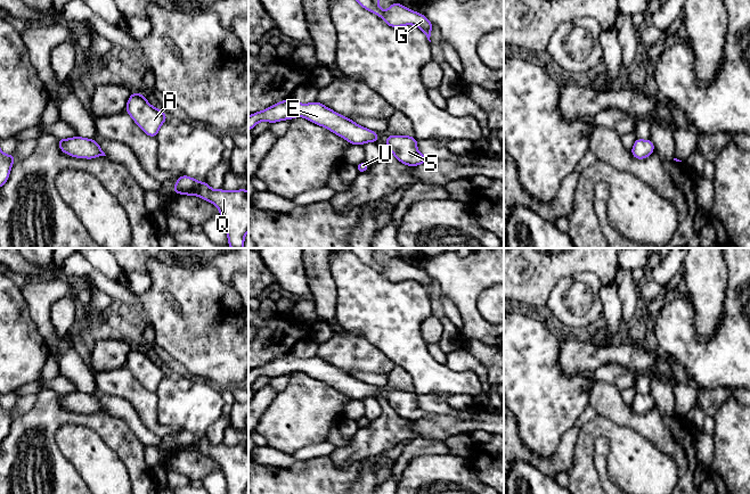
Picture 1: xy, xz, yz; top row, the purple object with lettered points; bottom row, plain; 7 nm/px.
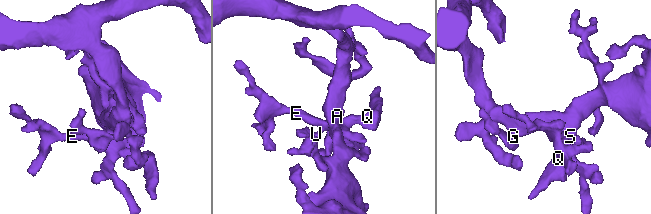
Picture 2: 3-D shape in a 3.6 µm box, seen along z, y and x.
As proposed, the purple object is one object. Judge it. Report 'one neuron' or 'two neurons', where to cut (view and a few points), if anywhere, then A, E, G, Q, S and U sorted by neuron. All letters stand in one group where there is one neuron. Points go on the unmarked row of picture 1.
one neuron; cut none; groups A E G Q S U

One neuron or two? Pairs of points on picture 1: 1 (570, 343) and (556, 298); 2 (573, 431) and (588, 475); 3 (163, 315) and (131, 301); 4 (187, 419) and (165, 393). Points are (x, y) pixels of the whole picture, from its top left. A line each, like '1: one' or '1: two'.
1: two
2: two
3: two
4: one

